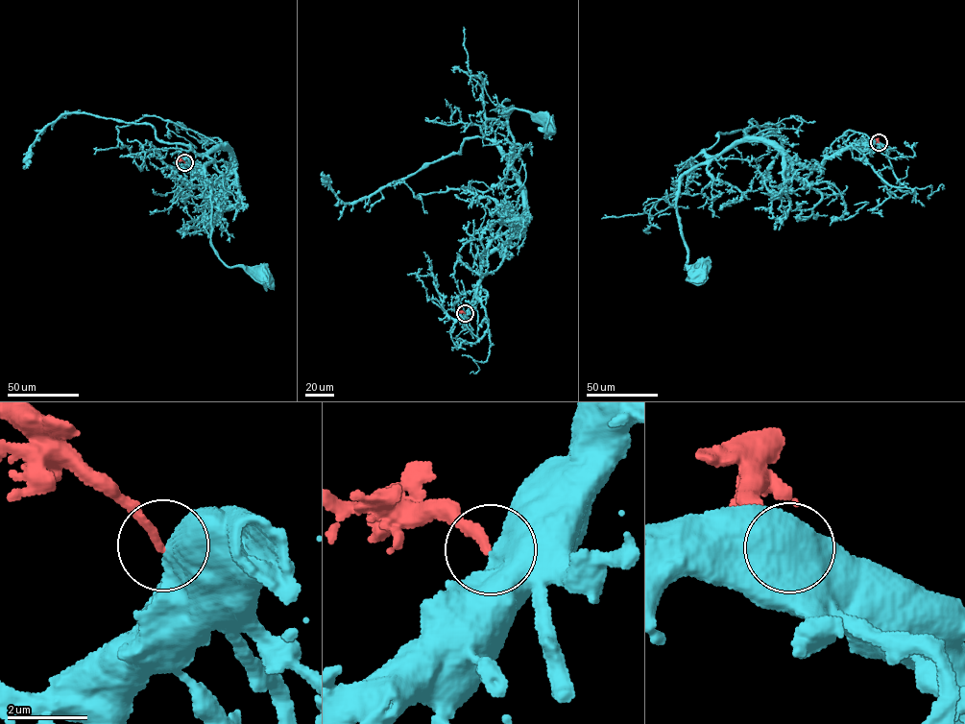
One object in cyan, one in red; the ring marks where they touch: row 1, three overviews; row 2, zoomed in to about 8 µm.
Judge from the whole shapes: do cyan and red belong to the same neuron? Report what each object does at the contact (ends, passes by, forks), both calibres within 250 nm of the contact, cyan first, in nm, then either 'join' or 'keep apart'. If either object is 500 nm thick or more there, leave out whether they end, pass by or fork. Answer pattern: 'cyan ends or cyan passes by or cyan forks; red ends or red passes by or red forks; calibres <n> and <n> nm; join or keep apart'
calibres 600 and 220 nm; join

